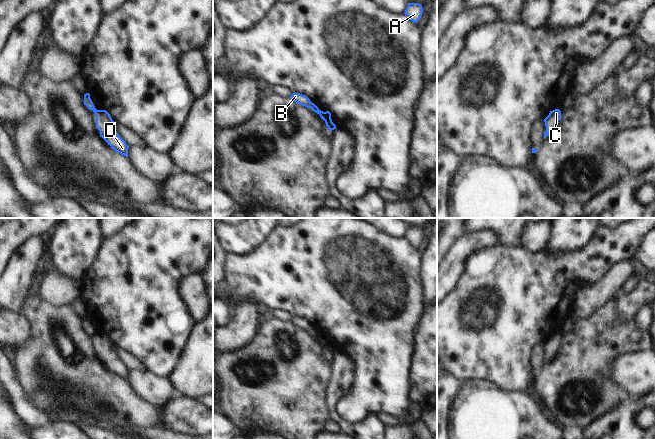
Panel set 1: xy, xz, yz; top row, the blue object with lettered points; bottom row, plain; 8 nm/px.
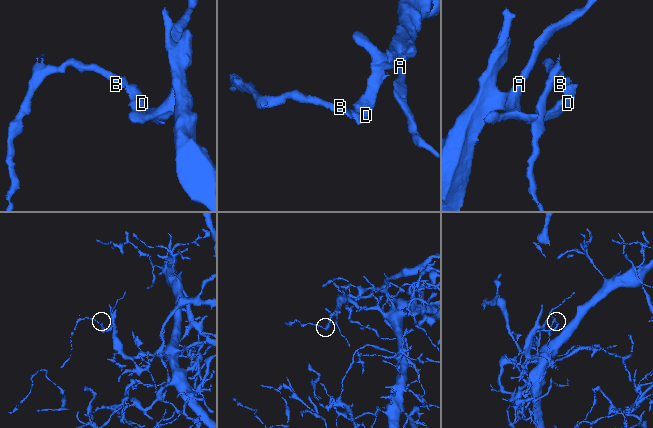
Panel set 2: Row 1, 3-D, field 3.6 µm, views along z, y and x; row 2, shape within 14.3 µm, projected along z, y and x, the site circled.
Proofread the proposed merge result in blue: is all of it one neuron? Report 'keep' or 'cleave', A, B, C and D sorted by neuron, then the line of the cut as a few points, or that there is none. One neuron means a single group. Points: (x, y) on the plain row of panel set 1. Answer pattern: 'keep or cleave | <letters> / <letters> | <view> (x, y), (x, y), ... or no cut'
cleave | A C D / B | xz (318, 334), (319, 337)

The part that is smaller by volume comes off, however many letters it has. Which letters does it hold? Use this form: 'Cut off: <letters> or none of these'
Cut off: B

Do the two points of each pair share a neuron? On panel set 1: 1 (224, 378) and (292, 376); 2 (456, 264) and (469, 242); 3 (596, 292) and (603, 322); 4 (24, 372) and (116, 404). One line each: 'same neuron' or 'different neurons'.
1: same neuron
2: same neuron
3: different neurons
4: same neuron

